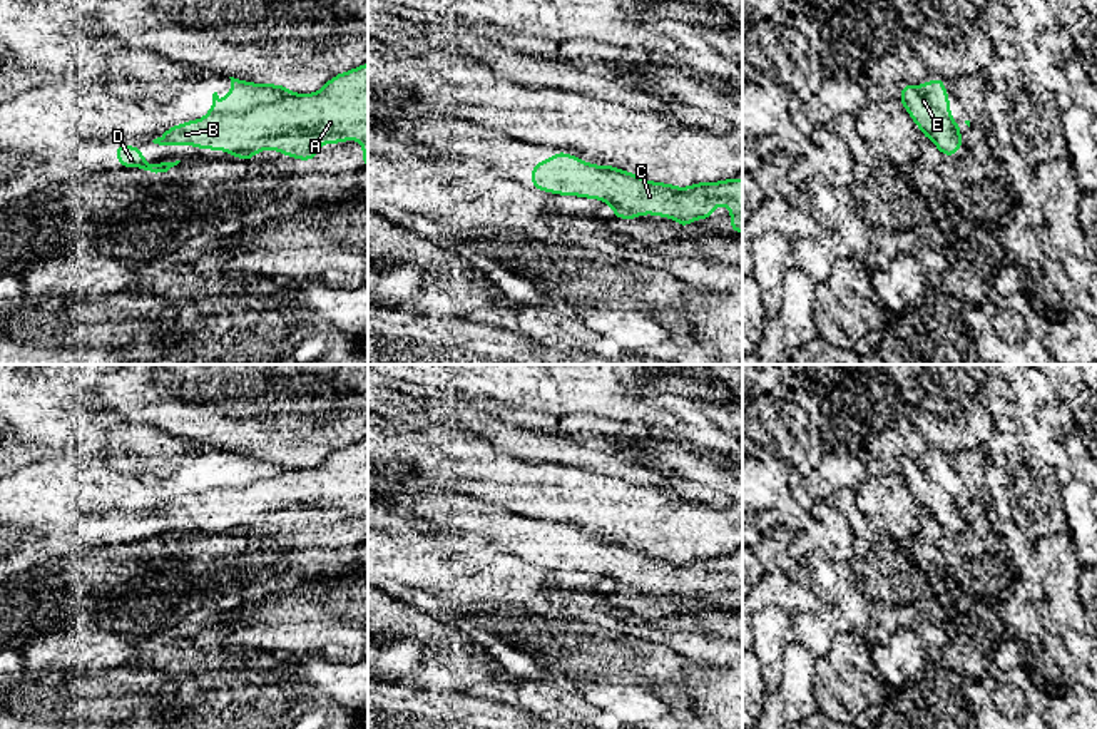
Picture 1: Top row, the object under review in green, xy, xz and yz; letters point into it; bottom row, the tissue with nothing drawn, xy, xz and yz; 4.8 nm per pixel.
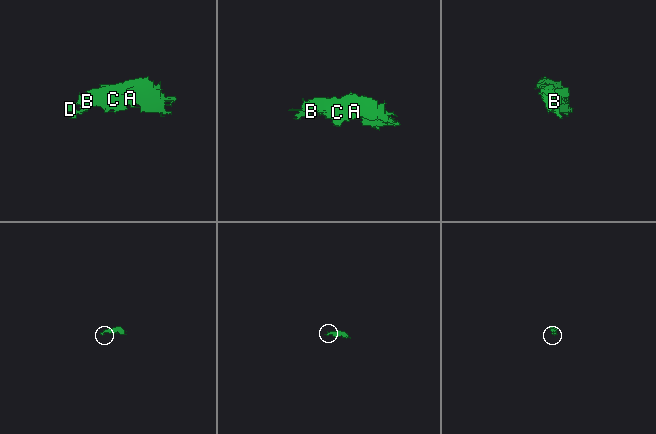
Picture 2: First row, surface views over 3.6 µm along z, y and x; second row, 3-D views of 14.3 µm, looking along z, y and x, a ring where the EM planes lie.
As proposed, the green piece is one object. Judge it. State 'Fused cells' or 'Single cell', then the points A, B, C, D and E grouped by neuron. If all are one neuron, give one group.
Single cell. Groups: A B C D E

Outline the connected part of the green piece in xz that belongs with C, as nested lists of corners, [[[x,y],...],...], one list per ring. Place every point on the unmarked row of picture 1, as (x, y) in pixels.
[[[557,525],[550,535],[538,533],[532,542],[530,560],[559,570],[600,574],[614,582],[614,594],[635,595],[640,589],[654,589],[677,594],[681,604],[687,604],[692,594],[712,594],[719,575],[722,584],[731,580],[729,607],[742,607],[742,553],[696,557],[681,563]]]

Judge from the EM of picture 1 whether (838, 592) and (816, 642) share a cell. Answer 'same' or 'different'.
same

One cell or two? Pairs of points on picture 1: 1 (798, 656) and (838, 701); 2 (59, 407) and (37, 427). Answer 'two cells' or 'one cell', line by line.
1: two cells
2: two cells

